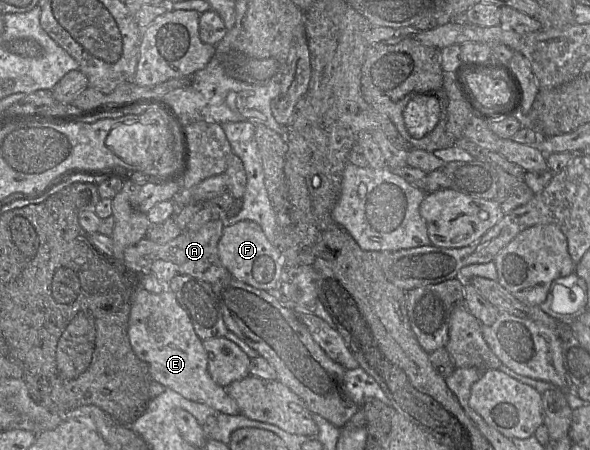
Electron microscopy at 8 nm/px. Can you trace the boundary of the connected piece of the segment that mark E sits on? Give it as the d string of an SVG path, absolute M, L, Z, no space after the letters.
M142 272L135 273L137 282L134 289L138 290L129 315L128 337L136 356L148 364L151 379L188 400L213 408L217 413L241 414L240 407L226 389L212 380L203 341L195 333L189 315L175 294L169 289L160 294L145 290L141 284Z

